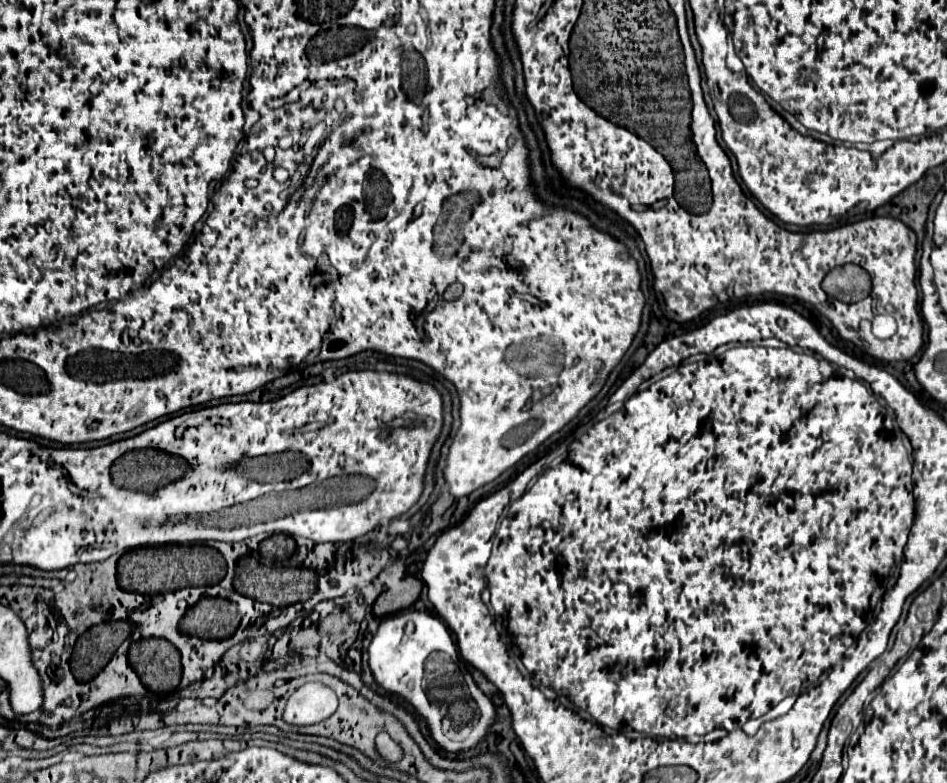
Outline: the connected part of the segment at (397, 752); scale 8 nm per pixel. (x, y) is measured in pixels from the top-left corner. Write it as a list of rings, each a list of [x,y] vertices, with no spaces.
[[[386,731],[378,733],[376,748],[379,755],[389,764],[397,763],[402,758],[402,750]]]

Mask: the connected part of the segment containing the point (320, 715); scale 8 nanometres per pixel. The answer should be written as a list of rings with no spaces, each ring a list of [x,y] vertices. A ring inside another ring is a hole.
[[[306,683],[292,693],[286,705],[286,721],[292,725],[312,725],[334,713],[334,691],[322,683]]]

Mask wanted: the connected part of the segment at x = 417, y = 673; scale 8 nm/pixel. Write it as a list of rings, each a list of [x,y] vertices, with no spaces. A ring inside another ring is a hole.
[[[416,609],[388,615],[380,621],[378,631],[368,647],[368,655],[370,655],[370,669],[374,673],[376,683],[382,685],[388,693],[398,693],[406,701],[410,701],[414,705],[414,709],[428,721],[432,737],[442,749],[446,749],[448,753],[458,753],[458,751],[464,751],[468,747],[474,747],[478,741],[482,741],[486,737],[486,731],[494,723],[494,717],[496,717],[494,705],[478,689],[472,675],[462,669],[464,661],[460,659],[458,649],[454,647],[454,641],[450,637],[446,625],[440,619],[432,617],[426,611],[416,611]],[[430,657],[432,657],[432,663],[434,663],[434,659],[438,659],[438,667],[432,667],[432,673],[426,671],[426,669],[430,669],[430,661],[428,661]],[[440,677],[442,679],[446,677],[444,683],[438,681]]]

